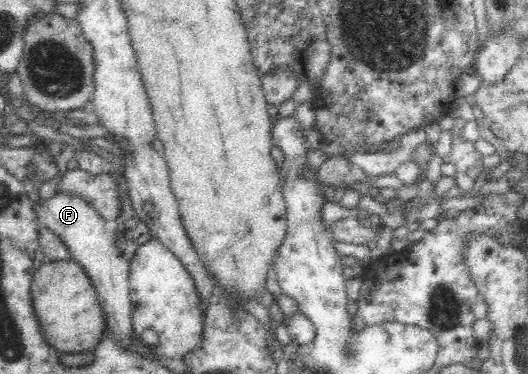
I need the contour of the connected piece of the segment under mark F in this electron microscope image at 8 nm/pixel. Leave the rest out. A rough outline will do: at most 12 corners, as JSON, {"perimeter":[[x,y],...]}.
{"perimeter":[[86,198],[32,202],[67,247],[123,347],[133,326],[129,261]]}

